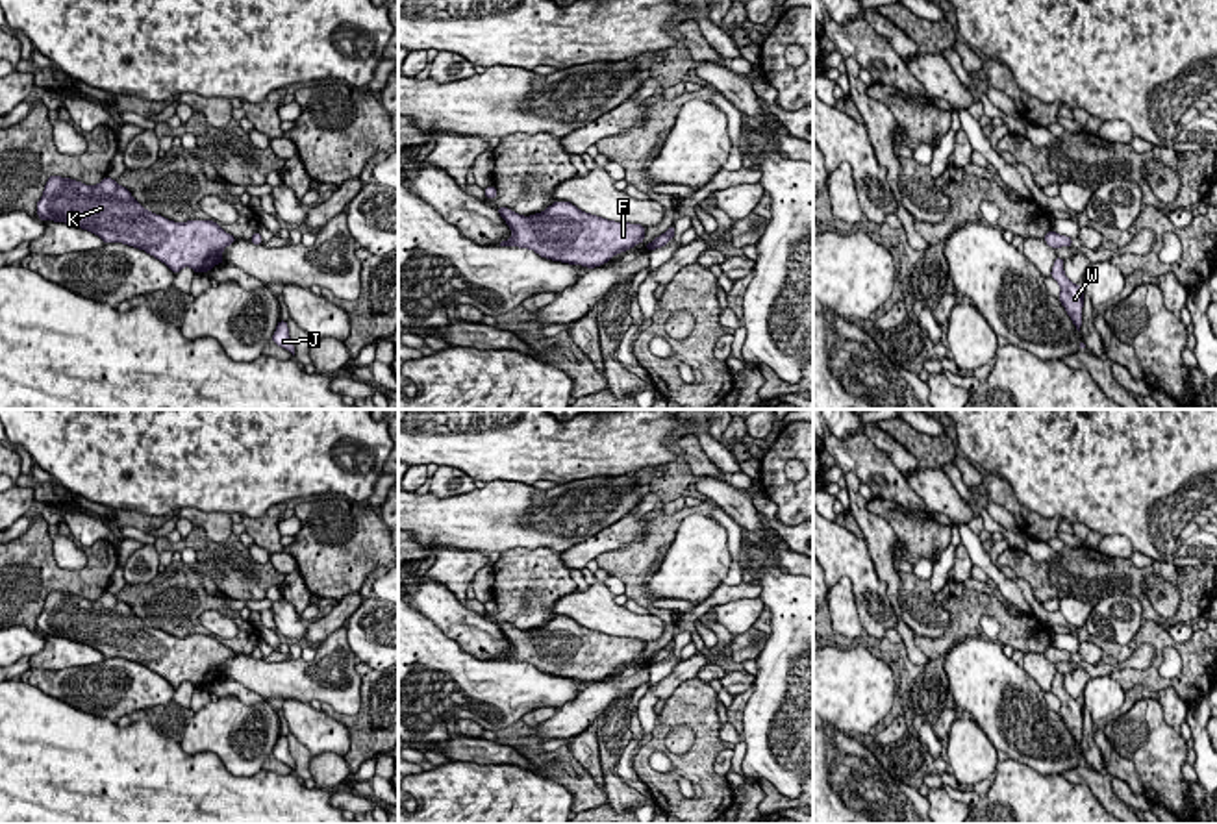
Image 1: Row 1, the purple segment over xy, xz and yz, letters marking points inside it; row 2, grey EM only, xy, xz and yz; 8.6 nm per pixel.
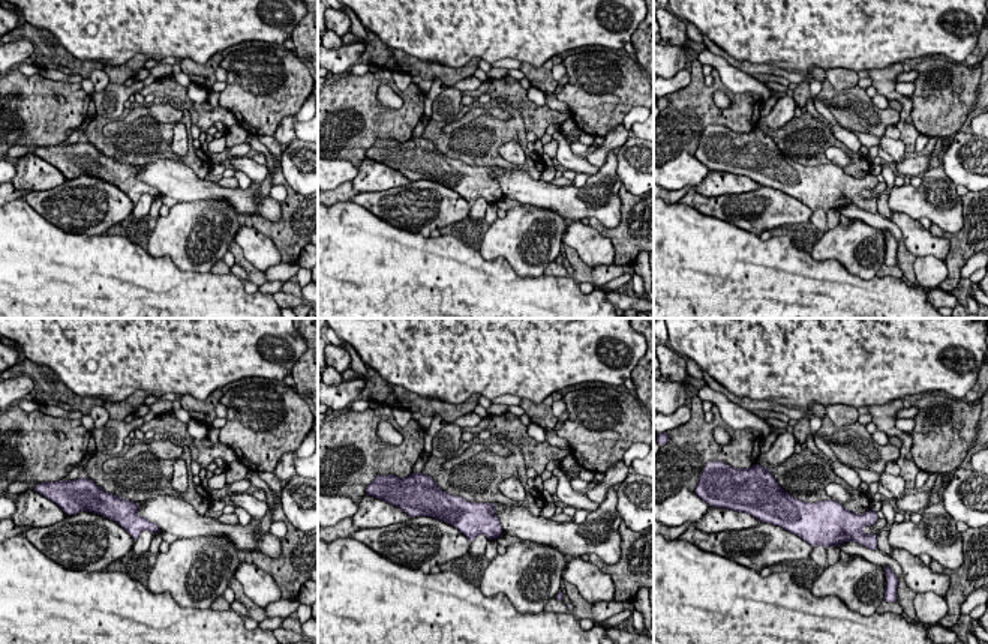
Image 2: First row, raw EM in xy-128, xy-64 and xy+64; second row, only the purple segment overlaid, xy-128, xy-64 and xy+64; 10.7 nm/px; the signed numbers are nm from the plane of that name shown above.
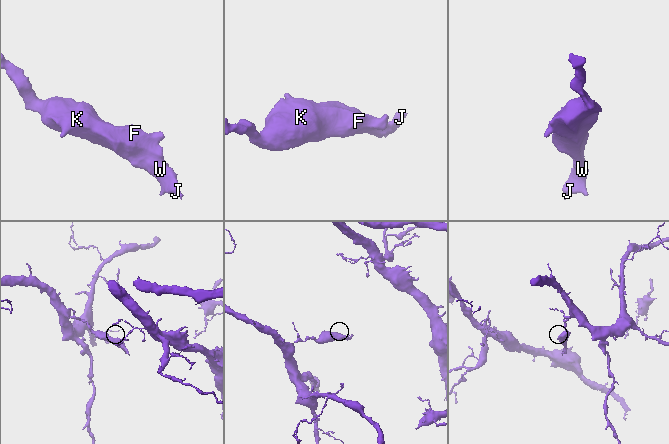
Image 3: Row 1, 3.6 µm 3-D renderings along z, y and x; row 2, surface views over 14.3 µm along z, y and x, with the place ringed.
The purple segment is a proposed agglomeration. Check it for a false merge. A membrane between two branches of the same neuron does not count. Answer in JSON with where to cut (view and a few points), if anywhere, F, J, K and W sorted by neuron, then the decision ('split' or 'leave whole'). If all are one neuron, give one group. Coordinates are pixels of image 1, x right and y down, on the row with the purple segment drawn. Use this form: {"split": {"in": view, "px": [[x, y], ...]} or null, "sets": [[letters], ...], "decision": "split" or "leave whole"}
{"split": null, "sets": [["F", "J", "K", "W"]], "decision": "leave whole"}

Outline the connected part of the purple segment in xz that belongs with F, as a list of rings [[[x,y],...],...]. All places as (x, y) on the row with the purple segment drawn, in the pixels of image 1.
[[[554,202],[554,204],[552,204],[552,206],[548,206],[545,211],[535,213],[535,215],[530,215],[530,217],[522,217],[522,215],[519,215],[519,213],[515,213],[515,211],[508,209],[508,207],[498,207],[498,213],[500,213],[500,217],[506,220],[506,224],[511,228],[511,239],[509,239],[509,241],[500,241],[500,243],[498,243],[498,246],[519,246],[519,248],[530,248],[530,250],[533,250],[535,254],[539,254],[541,257],[548,257],[548,259],[552,259],[552,261],[561,261],[561,263],[569,263],[569,265],[582,265],[582,267],[587,267],[587,268],[595,268],[595,267],[600,267],[600,265],[608,263],[613,256],[617,256],[619,252],[626,252],[626,250],[634,248],[637,243],[643,243],[643,244],[645,244],[645,248],[648,248],[648,250],[656,250],[656,248],[665,246],[665,244],[674,237],[674,226],[671,226],[665,233],[661,233],[661,235],[659,235],[659,237],[656,237],[650,244],[646,244],[646,243],[643,241],[643,237],[645,237],[645,226],[641,226],[641,224],[630,224],[630,222],[615,222],[615,220],[608,220],[608,218],[596,217],[596,215],[589,215],[589,213],[585,213],[585,211],[578,209],[576,206],[572,206],[571,202]]]

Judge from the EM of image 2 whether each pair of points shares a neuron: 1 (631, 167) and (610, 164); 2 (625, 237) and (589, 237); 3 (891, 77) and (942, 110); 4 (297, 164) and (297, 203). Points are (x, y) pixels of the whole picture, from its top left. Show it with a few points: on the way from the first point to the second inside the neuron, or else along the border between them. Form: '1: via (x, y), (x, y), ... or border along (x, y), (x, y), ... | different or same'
1: border along (615, 155), (616, 176), (619, 179) | different
2: border along (589, 224), (610, 240), (613, 263) | different
3: border along (906, 96), (912, 105), (912, 122), (916, 131) | different
4: border along (288, 186), (302, 195) | different

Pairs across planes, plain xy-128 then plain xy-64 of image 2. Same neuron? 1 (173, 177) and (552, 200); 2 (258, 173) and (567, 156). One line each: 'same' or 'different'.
1: same
2: same

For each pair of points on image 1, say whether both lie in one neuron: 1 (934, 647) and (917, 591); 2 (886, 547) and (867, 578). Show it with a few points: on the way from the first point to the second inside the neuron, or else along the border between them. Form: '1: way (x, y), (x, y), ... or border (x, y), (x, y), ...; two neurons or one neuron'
1: border (951, 613), (951, 623), (940, 636), (915, 636); two neurons
2: border (862, 537), (875, 573), (886, 586), (891, 606); two neurons

